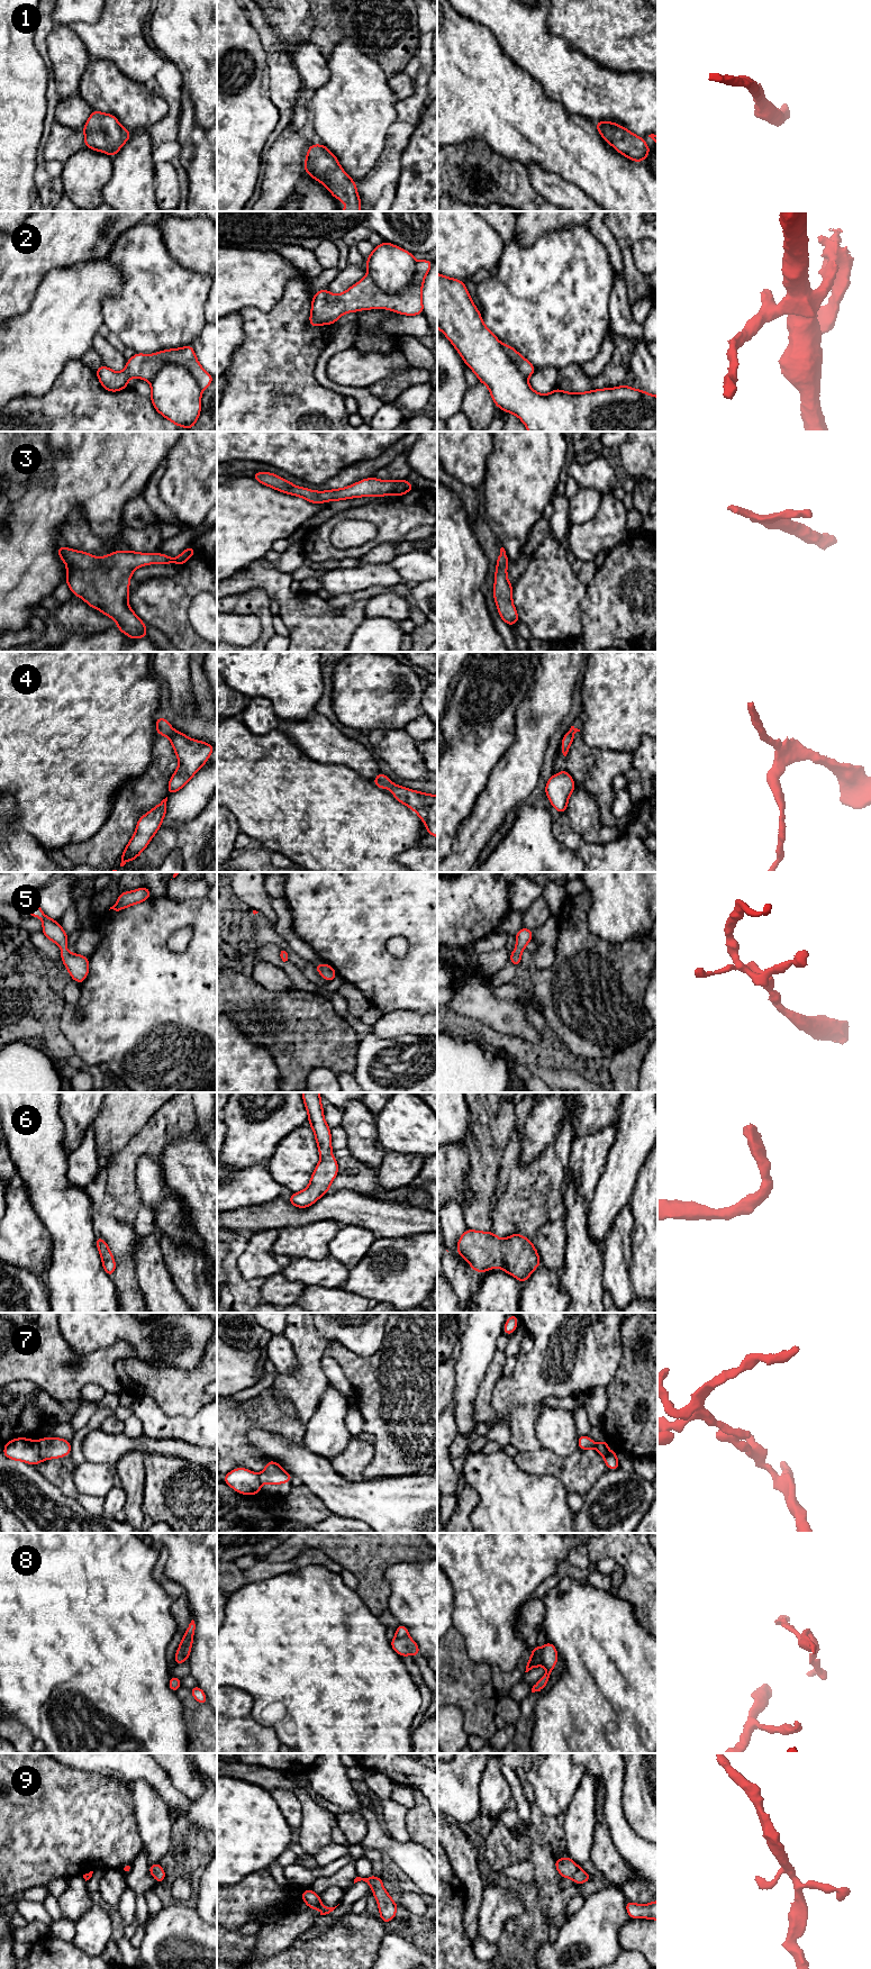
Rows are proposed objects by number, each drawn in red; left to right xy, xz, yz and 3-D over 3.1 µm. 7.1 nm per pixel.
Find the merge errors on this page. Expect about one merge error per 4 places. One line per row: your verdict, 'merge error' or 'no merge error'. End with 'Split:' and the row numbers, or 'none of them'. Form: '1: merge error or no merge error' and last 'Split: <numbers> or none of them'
1: no merge error
2: merge error
3: no merge error
4: no merge error
5: no merge error
6: no merge error
7: merge error
8: no merge error
9: no merge error
Split: 2, 7

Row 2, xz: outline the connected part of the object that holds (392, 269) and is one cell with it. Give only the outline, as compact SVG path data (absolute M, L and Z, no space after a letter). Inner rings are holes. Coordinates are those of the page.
M391 243L374 246L366 258L368 275L384 292L400 293L414 280L417 262L414 255Z

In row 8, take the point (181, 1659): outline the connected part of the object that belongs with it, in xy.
M192 1619L185 1630L185 1634L176 1650L174 1662L175 1664L182 1664L188 1660L191 1652L191 1646L193 1642L193 1634L196 1630L194 1621Z

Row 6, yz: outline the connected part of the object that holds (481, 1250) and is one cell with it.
M468 1228L457 1241L456 1253L463 1256L475 1272L487 1272L498 1265L503 1272L511 1274L521 1283L525 1283L533 1271L542 1264L532 1241L517 1233L501 1241L493 1232Z

